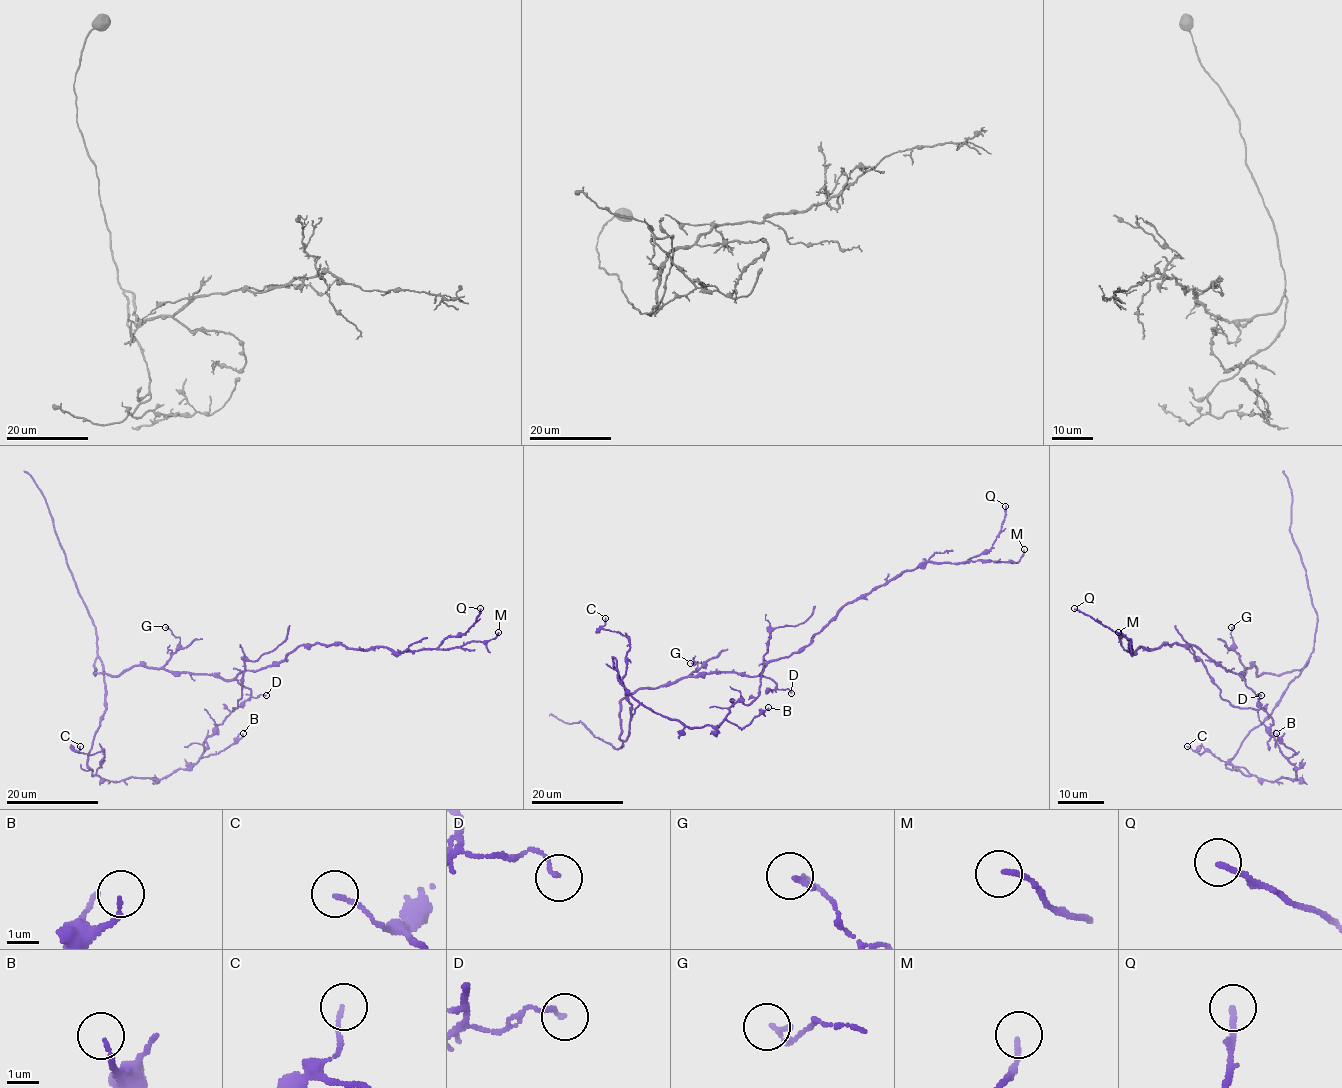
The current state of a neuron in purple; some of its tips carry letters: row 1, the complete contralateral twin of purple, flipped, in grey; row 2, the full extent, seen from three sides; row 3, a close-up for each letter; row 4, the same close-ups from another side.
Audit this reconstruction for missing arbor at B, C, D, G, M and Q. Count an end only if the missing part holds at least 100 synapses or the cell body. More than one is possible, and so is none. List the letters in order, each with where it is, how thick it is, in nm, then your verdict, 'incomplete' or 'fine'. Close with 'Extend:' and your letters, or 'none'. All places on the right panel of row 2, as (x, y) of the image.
B: (1276, 733) | 130 nm | fine
C: (1187, 746) | 110 nm | fine
D: (1261, 695) | 120 nm | fine
G: (1231, 627) | 150 nm | fine
M: (1118, 632) | 130 nm | fine
Q: (1074, 608) | 160 nm | fine
Extend: none

